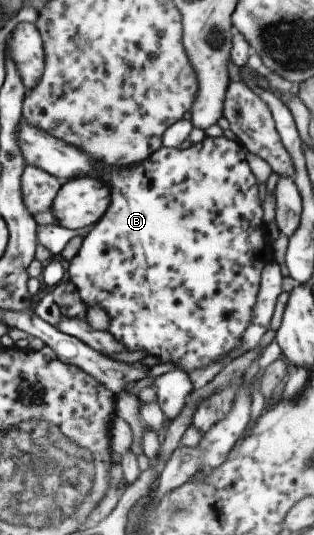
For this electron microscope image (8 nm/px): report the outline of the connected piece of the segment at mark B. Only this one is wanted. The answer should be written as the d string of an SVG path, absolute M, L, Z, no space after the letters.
M24 119L18 125L18 143L20 143L20 151L27 165L38 167L46 173L50 173L52 177L63 180L66 177L90 176L92 173L96 178L106 181L110 185L110 207L102 219L97 221L94 228L83 239L78 253L65 266L68 270L68 277L78 289L80 297L87 305L98 305L108 313L110 319L110 327L108 332L112 333L112 337L116 341L120 341L124 345L126 351L140 351L147 353L152 357L157 357L161 363L173 363L176 368L184 370L187 374L194 369L205 368L210 362L216 361L222 355L228 355L232 349L240 347L242 333L252 323L253 309L257 302L259 289L261 286L261 273L265 265L271 260L271 246L266 243L267 229L263 218L263 202L260 201L259 183L254 177L254 173L248 165L247 154L244 147L238 140L230 140L225 136L209 138L206 136L202 141L190 144L187 149L178 149L162 146L157 149L149 158L142 160L140 165L136 165L134 169L112 169L110 173L96 173L96 165L105 166L94 161L90 155L86 155L84 151L76 149L73 145L64 143L64 140L56 139L53 135L48 134L38 127L26 123Z

